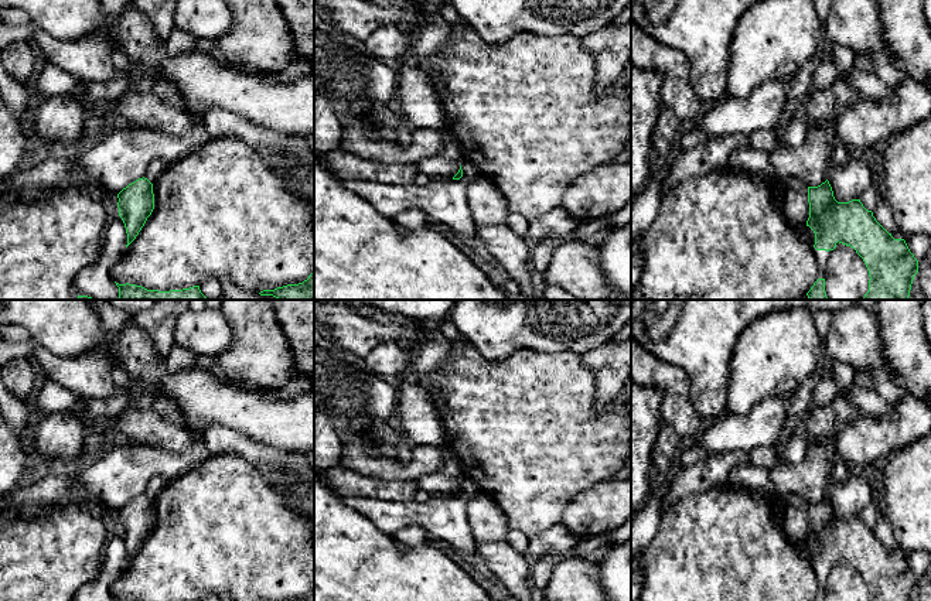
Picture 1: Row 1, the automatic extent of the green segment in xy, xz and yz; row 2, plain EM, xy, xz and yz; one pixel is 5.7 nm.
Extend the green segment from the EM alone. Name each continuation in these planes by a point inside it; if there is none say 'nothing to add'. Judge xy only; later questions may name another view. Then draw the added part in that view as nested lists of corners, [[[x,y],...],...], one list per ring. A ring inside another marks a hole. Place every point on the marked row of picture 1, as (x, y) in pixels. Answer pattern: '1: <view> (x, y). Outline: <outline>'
nothing to add

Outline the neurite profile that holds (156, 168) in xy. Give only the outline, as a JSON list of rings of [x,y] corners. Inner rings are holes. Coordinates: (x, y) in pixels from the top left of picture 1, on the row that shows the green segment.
[[[156,160],[149,164],[144,178],[147,178],[151,184],[158,180],[158,177],[164,173],[166,164]]]

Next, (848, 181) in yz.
[[[862,154],[855,156],[846,164],[832,164],[828,181],[838,202],[859,199],[862,192],[873,185],[872,168]]]

